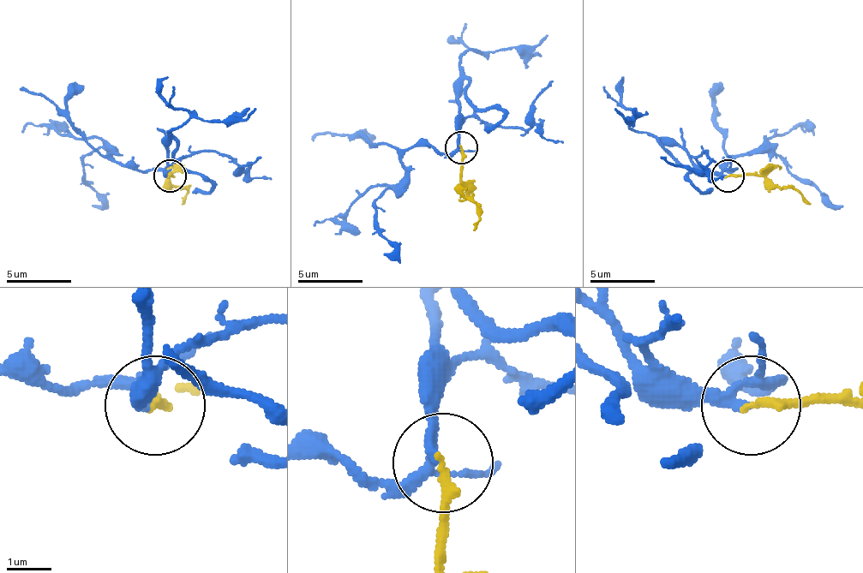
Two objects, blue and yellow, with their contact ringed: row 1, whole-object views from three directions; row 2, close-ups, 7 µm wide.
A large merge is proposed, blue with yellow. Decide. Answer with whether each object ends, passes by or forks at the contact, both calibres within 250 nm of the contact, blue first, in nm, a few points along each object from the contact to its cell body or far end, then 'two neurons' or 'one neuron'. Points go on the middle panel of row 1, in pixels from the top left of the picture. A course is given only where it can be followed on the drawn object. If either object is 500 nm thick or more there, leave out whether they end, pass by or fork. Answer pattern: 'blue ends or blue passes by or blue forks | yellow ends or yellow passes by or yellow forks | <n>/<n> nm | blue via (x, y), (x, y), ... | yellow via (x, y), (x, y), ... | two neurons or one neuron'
blue forks | yellow ends | 140/200 nm | blue via (459, 146), (449, 153), (410, 146), (400, 159), (404, 179), (384, 189), (374, 199), (374, 228), (400, 264) | yellow via (462, 146), (462, 186), (478, 218), (472, 231) | one neuron

